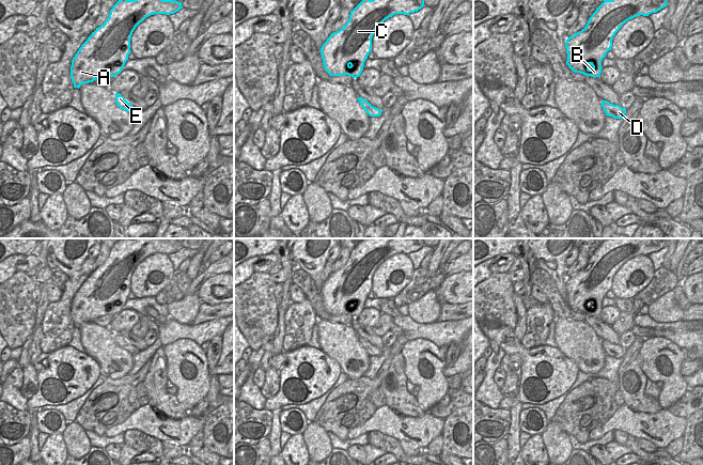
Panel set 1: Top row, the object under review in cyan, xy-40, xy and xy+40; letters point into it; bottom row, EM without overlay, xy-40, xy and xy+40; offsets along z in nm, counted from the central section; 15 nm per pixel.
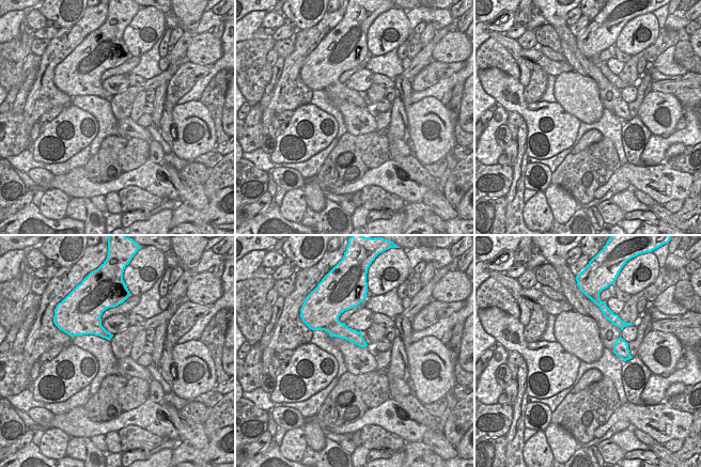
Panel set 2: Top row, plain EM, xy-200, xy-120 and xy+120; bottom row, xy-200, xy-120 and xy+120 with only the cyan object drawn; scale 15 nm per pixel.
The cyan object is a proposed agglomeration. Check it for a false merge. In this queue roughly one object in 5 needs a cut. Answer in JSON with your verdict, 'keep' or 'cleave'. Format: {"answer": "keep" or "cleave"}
{"answer": "keep"}

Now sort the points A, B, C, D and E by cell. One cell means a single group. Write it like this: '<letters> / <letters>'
A B C D E

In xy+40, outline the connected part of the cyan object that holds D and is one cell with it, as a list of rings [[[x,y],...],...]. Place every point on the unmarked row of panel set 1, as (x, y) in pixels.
[[[602,340],[602,346],[606,355],[614,358],[623,358],[626,353],[626,348],[622,347],[620,344],[610,343],[607,340]]]

